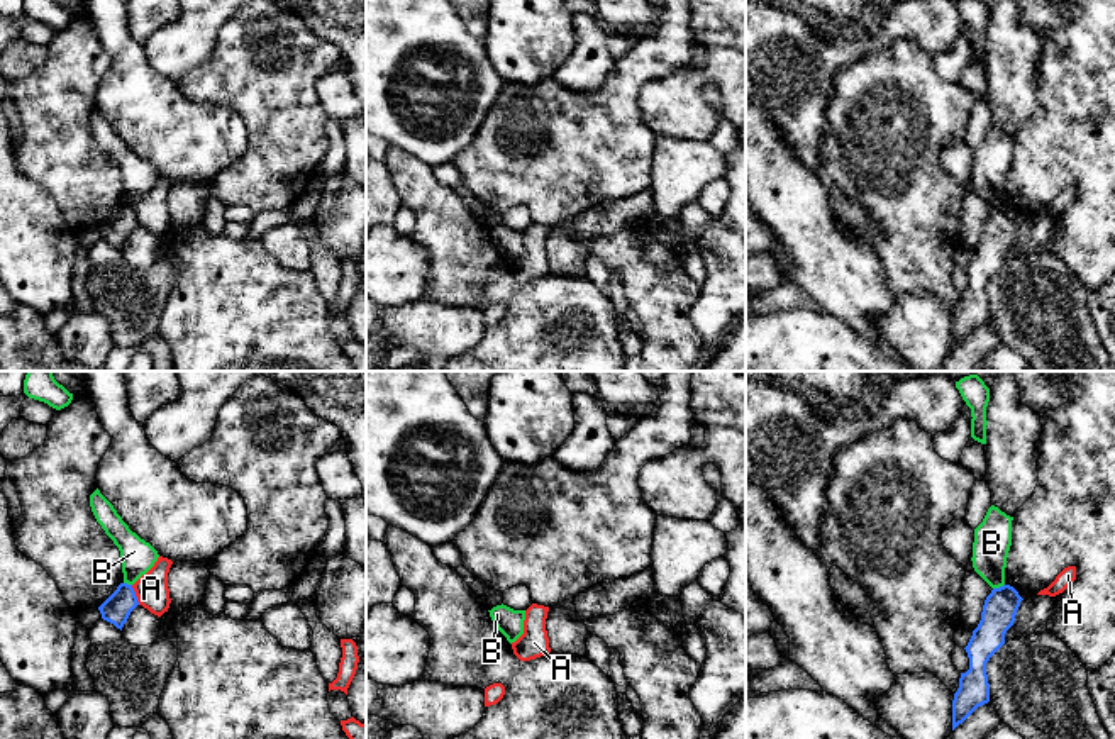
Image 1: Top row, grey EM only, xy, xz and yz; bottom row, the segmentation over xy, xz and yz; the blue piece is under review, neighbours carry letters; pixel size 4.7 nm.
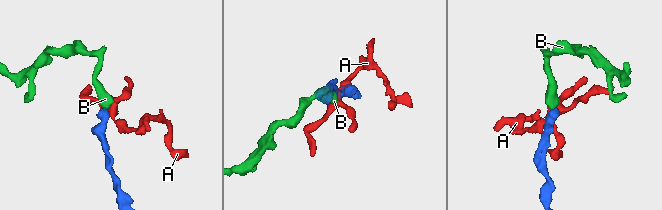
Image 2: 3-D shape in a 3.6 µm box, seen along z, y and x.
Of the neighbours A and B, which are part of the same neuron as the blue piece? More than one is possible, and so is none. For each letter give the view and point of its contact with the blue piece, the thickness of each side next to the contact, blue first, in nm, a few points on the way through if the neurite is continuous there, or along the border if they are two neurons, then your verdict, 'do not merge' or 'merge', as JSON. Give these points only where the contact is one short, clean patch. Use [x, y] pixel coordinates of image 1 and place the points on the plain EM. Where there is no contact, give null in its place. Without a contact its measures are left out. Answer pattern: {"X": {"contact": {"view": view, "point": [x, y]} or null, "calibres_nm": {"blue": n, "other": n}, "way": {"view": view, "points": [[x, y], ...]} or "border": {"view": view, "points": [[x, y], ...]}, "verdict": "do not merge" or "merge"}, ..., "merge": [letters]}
{"A": {"contact": {"view": "xy", "point": [134, 216]}, "calibres_nm": {"blue": 140, "other": 160}, "border": {"view": "xy", "points": [[131, 205], [139, 224]]}, "verdict": "do not merge"}, "B": {"contact": {"view": "yz", "point": [1000, 207]}, "calibres_nm": {"blue": 160, "other": 180}, "border": {"view": "yz", "points": [[1004, 204], [993, 209]]}, "verdict": "do not merge"}, "merge": []}

